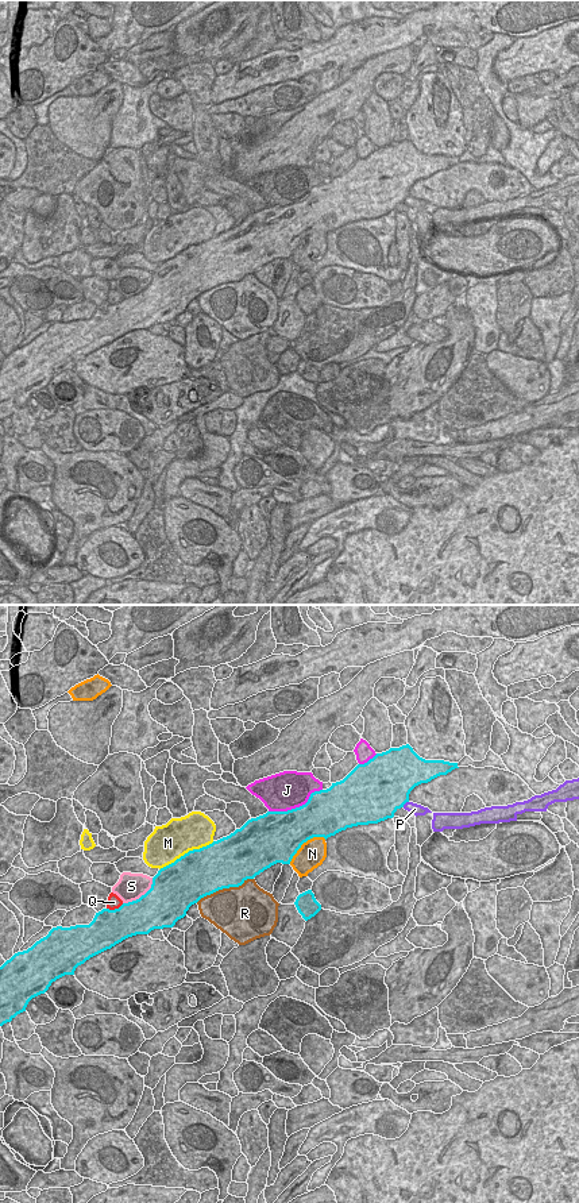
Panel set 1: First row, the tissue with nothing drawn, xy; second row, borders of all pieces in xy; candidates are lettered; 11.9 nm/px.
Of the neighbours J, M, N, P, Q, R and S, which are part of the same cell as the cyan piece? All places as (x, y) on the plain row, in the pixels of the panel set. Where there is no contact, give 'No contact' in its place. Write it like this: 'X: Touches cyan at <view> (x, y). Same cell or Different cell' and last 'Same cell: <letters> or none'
J: Touches cyan at xy (296, 203). Different cell
M: Touches cyan at xy (188, 247). Different cell
N: Touches cyan at xy (304, 236). Different cell
P: Touches cyan at xy (405, 197). Different cell
Q: Touches cyan at xy (115, 304). Different cell
R: Touches cyan at xy (224, 282). Different cell
S: Touches cyan at xy (142, 290). Different cell
Same cell: none

